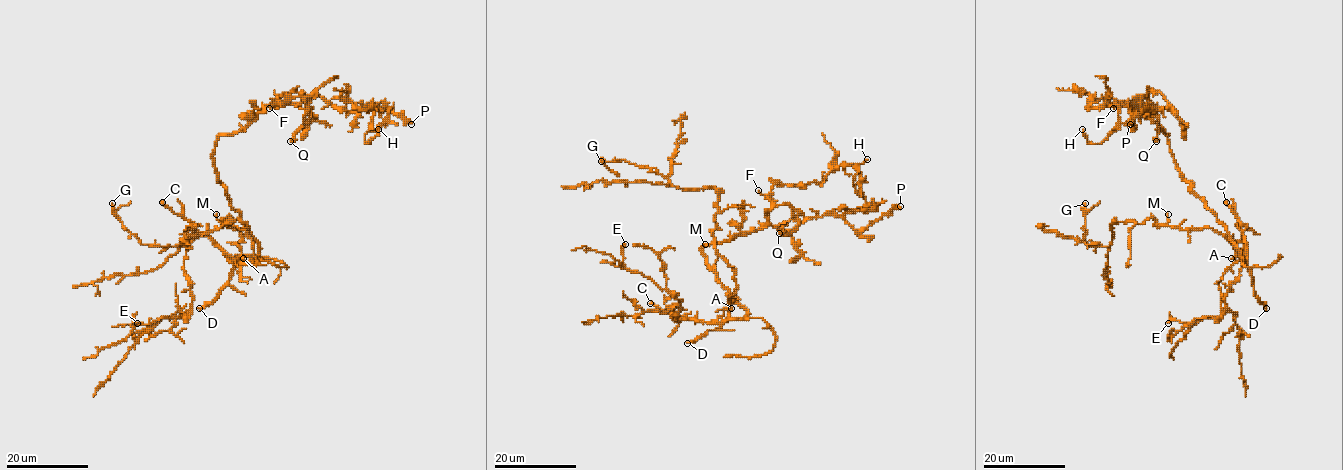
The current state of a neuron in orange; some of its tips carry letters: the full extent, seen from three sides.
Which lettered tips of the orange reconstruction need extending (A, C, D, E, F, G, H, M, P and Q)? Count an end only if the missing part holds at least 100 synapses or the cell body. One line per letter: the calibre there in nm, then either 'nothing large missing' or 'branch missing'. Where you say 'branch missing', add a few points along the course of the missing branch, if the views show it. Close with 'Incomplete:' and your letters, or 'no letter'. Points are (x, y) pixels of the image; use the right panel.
A: 110 nm thick; nothing large missing
C: 340 nm thick; branch missing; missing branch runs (1226, 202), (1189, 178), (1170, 185), (1107, 168), (1075, 181), (1061, 204), (1068, 253)
D: 280 nm thick; branch missing; missing branch runs (1266, 308), (1275, 317), (1270, 262), (1283, 251), (1284, 256)
E: 180 nm thick; nothing large missing
F: 130 nm thick; nothing large missing
G: 140 nm thick; nothing large missing
H: 160 nm thick; nothing large missing
M: 110 nm thick; nothing large missing
P: 500 nm thick; nothing large missing
Q: 440 nm thick; nothing large missing
Incomplete: C, D

